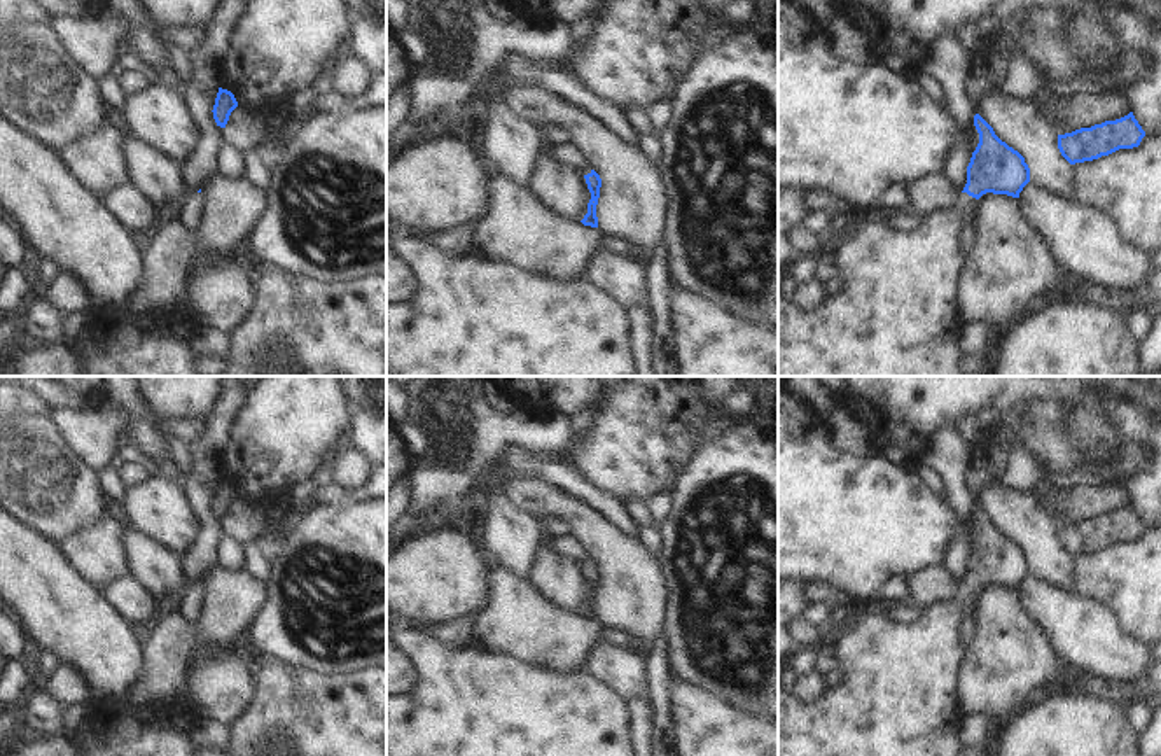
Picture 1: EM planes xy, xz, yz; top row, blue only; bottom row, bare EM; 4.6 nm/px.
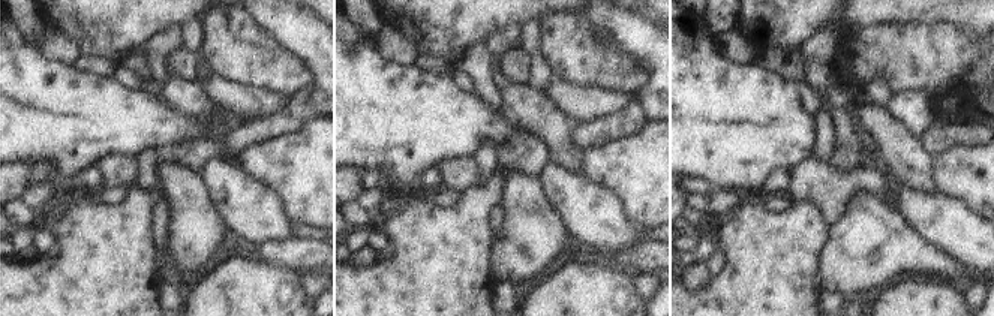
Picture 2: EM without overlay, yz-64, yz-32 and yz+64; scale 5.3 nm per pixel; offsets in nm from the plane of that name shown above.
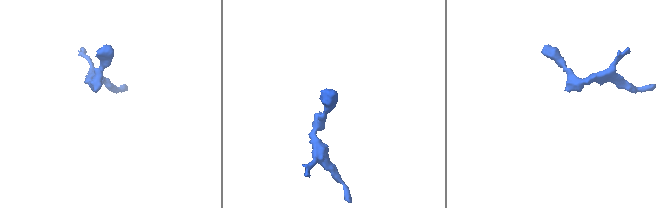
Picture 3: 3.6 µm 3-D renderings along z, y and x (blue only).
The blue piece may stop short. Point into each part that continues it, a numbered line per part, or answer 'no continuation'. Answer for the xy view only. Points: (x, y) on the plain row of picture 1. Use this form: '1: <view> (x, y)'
no continuation

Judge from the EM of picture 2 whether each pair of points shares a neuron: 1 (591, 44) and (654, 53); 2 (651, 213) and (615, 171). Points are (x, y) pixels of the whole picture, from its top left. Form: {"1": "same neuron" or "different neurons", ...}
{"1": "different neurons", "2": "same neuron"}

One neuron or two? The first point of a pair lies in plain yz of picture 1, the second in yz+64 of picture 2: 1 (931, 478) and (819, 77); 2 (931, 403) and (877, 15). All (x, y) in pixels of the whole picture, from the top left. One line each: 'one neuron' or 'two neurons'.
1: two neurons
2: one neuron

